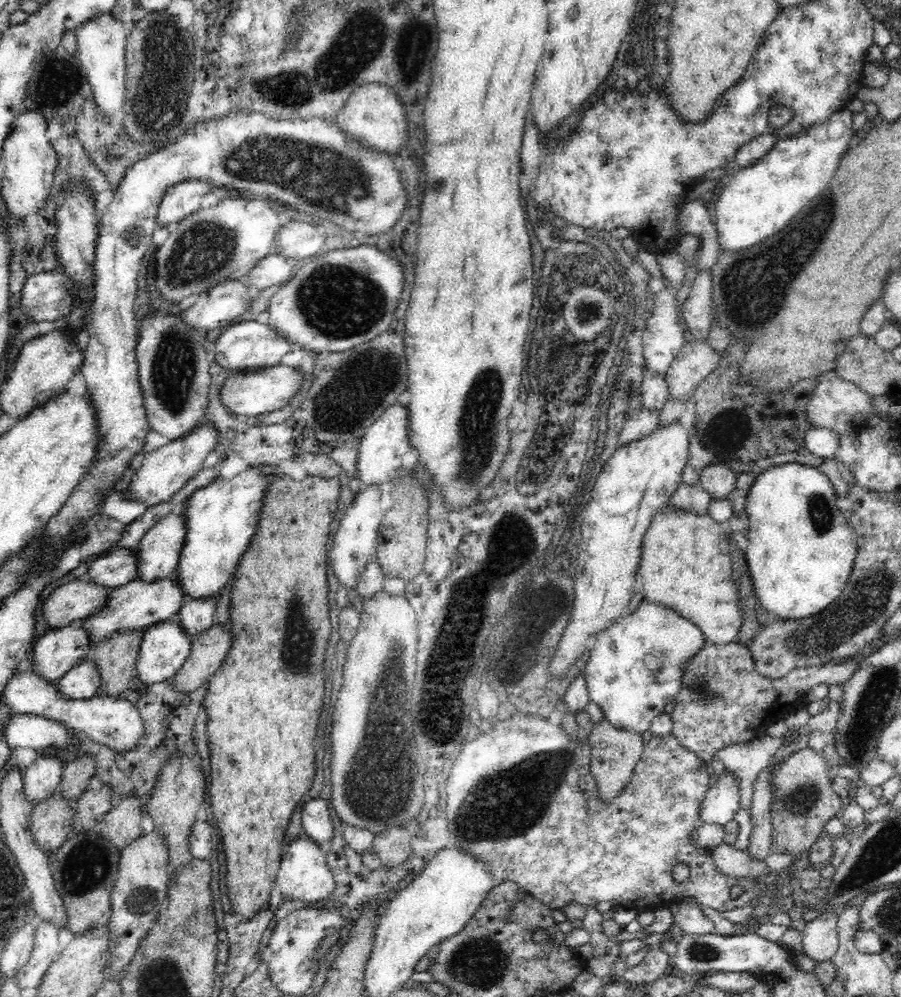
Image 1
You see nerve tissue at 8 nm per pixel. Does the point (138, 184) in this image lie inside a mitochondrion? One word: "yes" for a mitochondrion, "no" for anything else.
no

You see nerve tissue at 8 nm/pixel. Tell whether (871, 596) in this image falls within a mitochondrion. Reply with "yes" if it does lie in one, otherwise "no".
yes

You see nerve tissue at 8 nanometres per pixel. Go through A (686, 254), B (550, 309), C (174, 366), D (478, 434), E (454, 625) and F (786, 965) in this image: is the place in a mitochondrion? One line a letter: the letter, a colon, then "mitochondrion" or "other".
A: other
B: other
C: mitochondrion
D: mitochondrion
E: mitochondrion
F: other

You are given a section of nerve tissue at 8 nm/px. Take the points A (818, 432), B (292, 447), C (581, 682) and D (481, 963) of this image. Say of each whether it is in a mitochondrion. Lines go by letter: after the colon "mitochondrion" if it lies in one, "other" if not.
A: other
B: other
C: other
D: mitochondrion

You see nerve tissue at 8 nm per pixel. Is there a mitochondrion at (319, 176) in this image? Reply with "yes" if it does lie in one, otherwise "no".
yes

